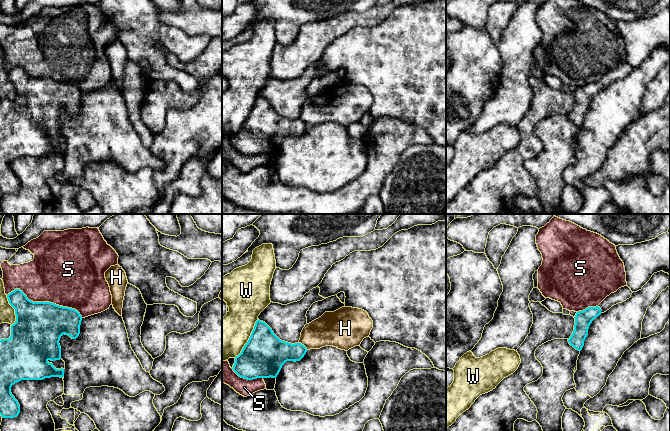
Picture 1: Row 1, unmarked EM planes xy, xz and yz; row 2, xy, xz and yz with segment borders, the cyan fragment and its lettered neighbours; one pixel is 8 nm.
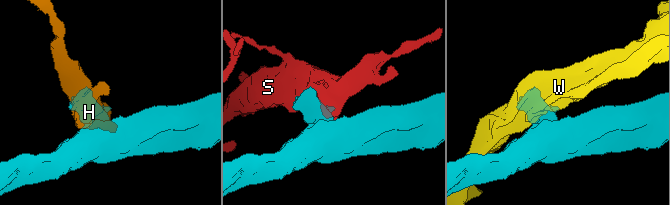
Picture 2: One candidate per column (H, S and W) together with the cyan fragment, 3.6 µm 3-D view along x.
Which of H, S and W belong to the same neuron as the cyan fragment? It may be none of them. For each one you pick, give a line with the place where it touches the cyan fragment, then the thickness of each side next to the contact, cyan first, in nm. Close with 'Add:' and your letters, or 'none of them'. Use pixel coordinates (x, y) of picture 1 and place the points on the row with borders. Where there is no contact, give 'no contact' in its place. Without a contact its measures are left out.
Add: none of them

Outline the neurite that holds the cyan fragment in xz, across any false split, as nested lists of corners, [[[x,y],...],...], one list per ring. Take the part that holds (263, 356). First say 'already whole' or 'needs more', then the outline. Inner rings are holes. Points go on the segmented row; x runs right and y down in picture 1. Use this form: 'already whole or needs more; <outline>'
needs more; [[[259,319],[241,353],[227,361],[241,378],[276,378],[287,361],[300,361],[307,352],[301,343],[280,340],[272,329]]]

